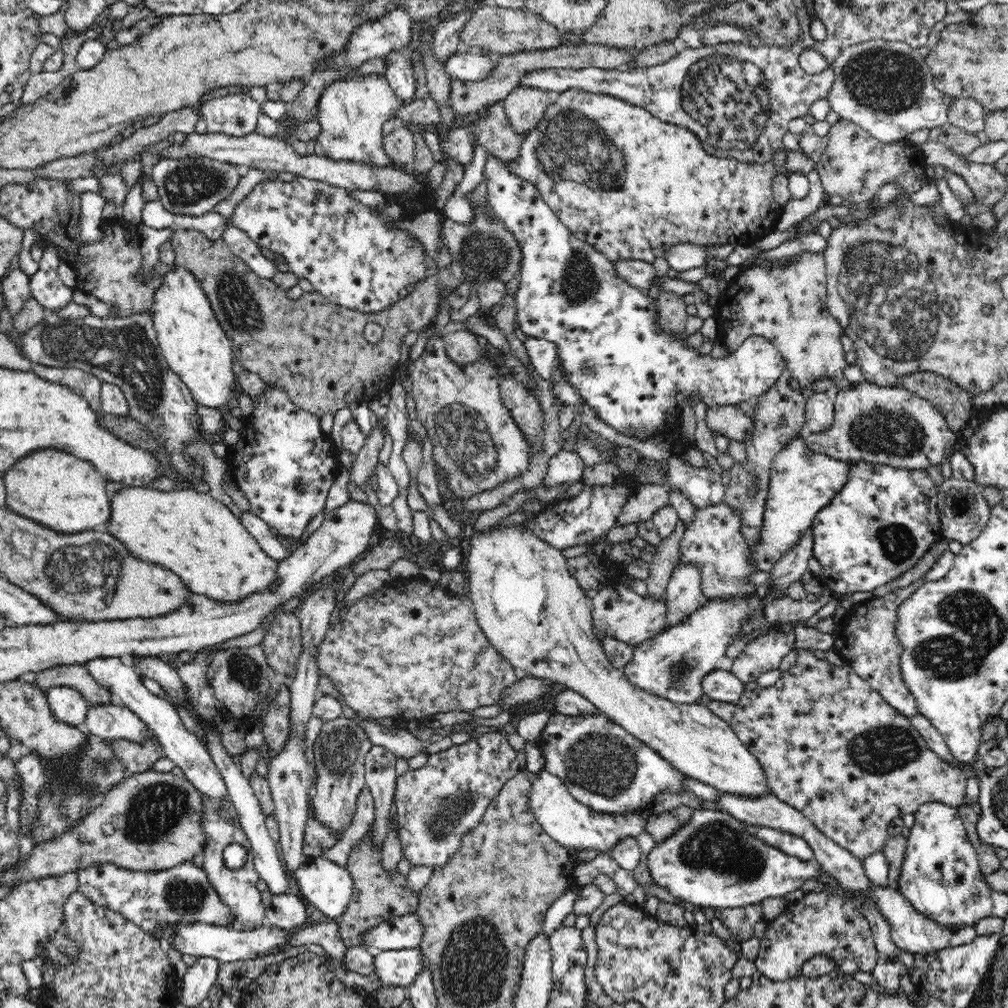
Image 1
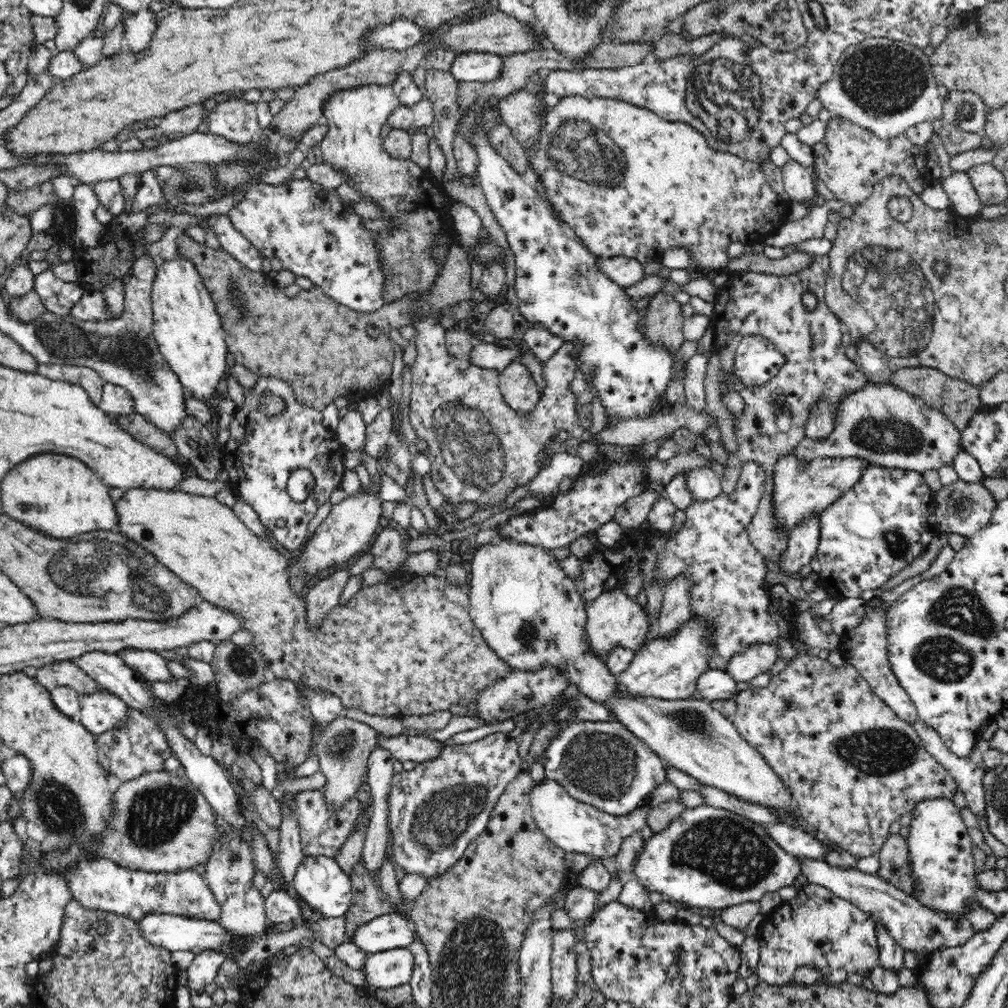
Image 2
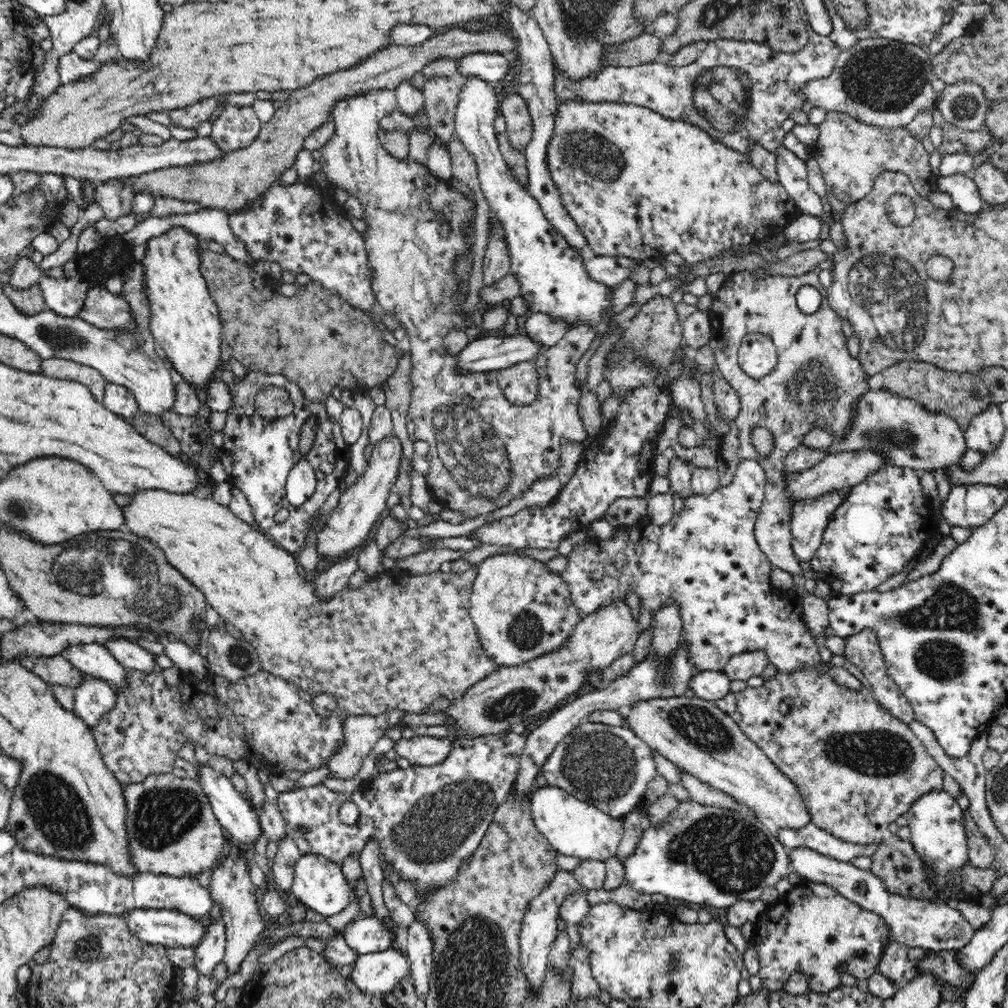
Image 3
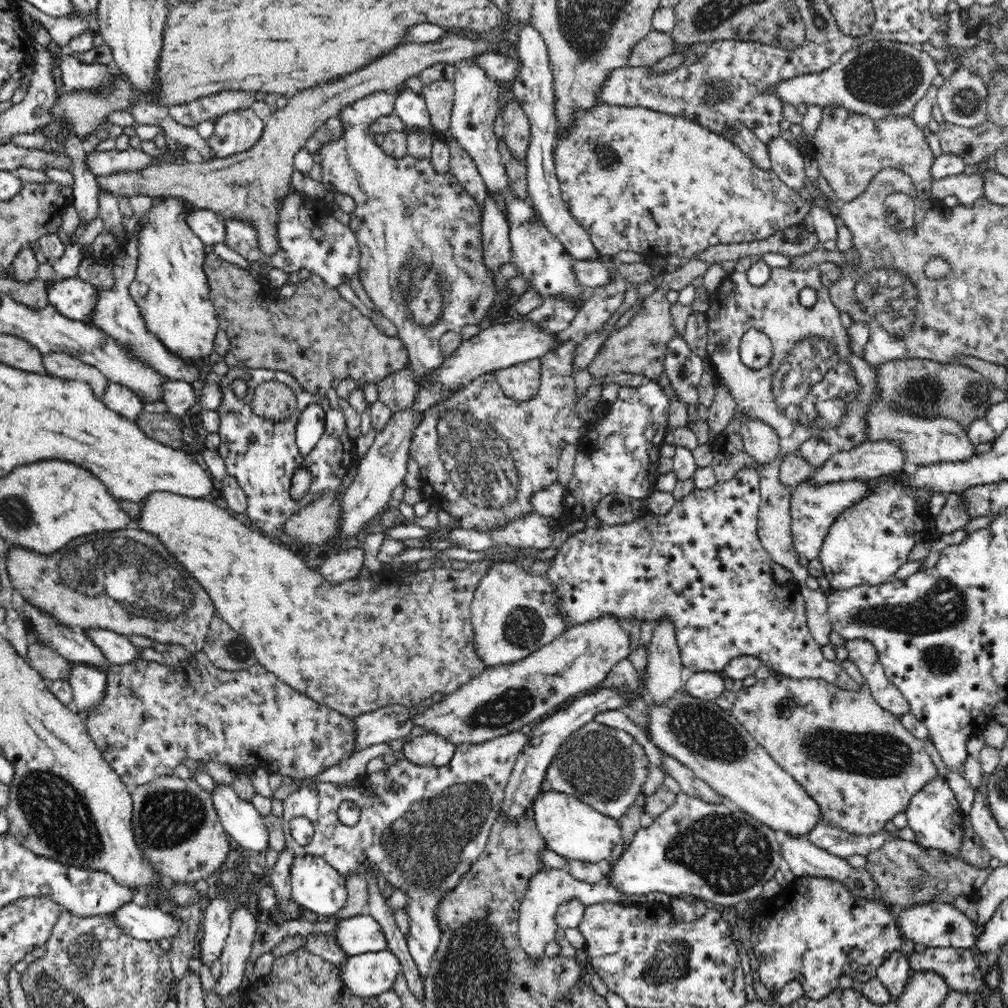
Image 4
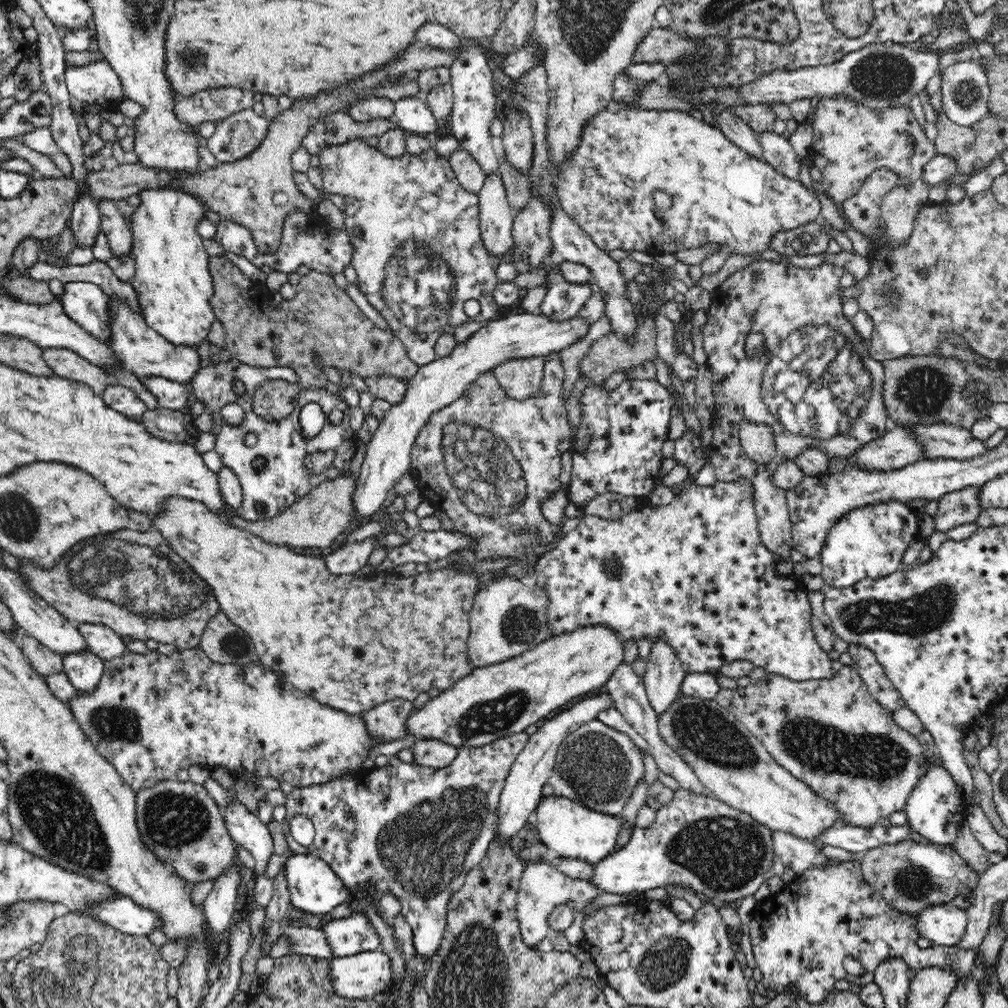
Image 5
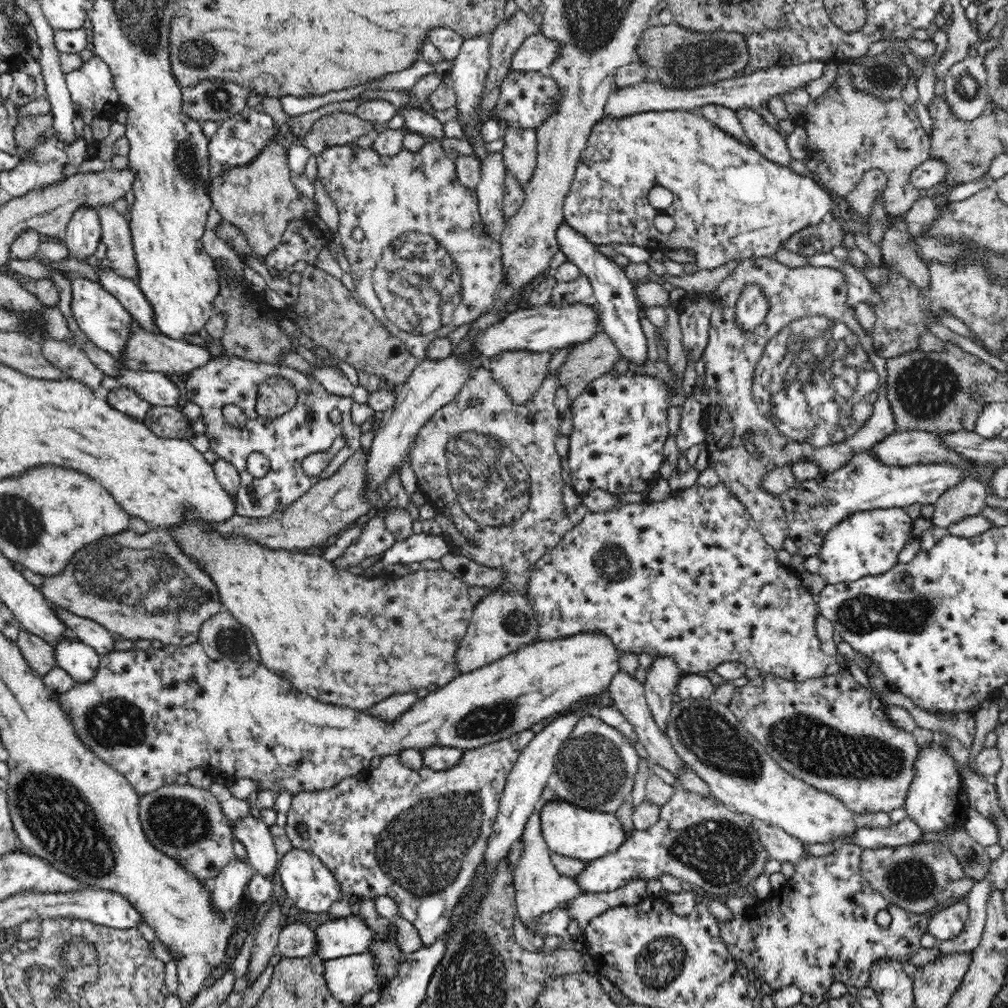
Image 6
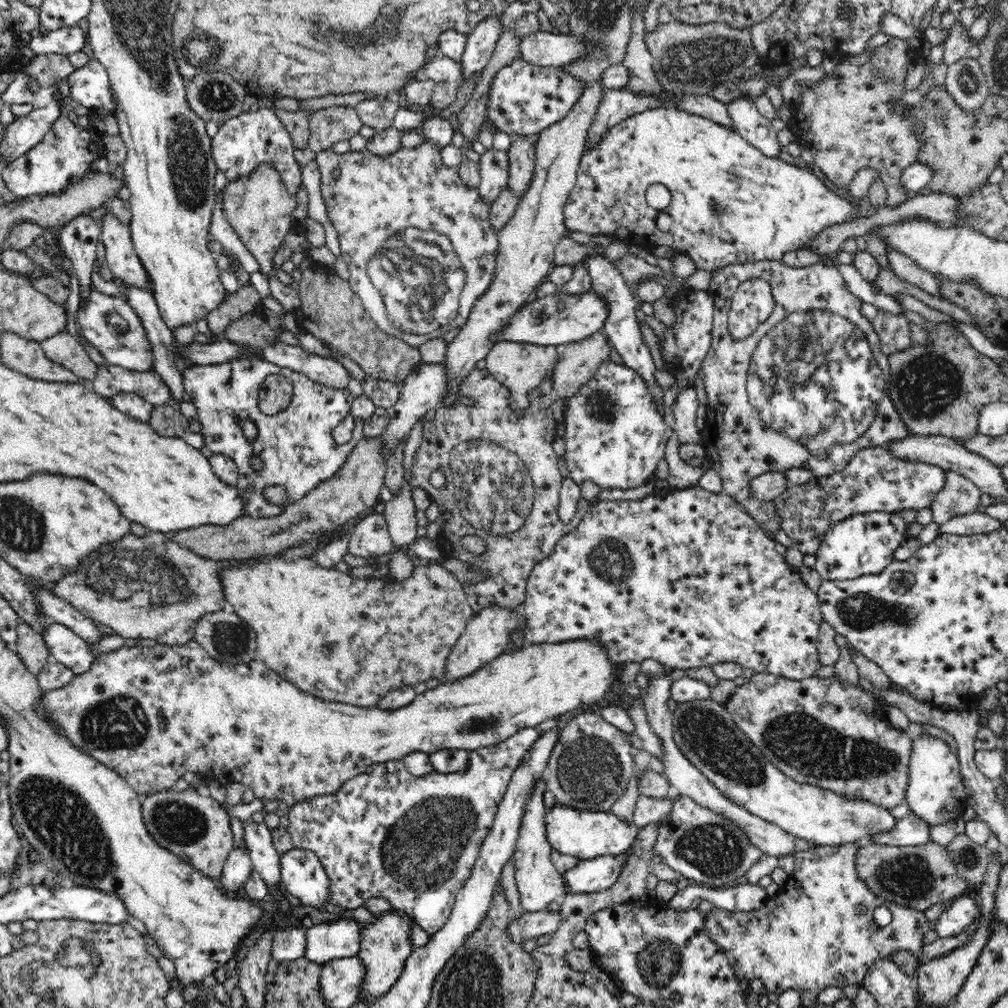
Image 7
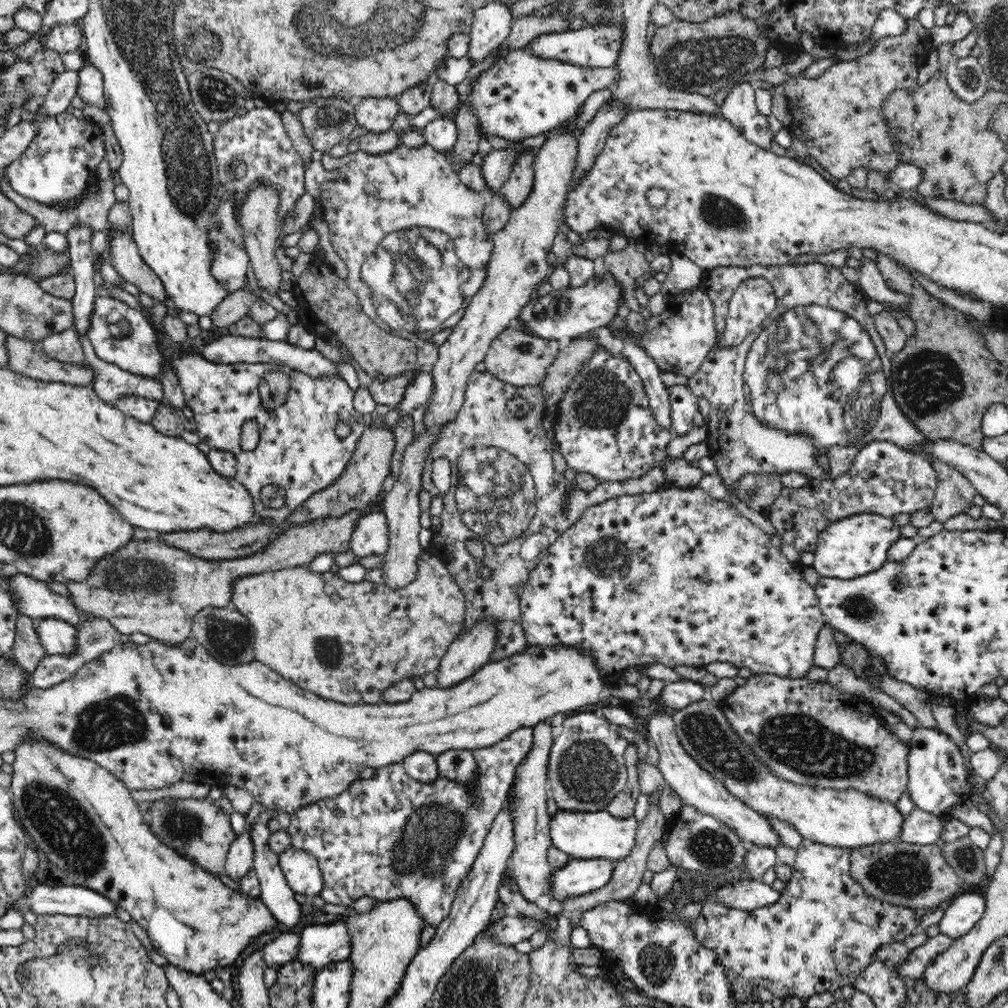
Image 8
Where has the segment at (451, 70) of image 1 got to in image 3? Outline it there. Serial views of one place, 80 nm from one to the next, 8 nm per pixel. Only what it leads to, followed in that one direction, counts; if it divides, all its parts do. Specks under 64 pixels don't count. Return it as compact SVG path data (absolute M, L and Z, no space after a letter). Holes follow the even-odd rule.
M475 53L457 60L456 71L462 76L482 79L489 83L503 80L510 70L508 60L502 54Z

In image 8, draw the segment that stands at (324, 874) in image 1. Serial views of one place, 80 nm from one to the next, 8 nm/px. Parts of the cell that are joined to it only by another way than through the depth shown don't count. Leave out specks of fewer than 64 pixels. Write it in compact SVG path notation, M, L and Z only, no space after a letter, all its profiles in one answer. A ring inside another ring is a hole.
M292 846L279 854L279 865L294 894L321 896L324 879L312 853Z

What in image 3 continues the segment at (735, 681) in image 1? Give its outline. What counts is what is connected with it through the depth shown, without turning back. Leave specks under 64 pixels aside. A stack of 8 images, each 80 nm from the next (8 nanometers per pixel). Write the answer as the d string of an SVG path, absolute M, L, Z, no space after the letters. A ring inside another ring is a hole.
M700 671L692 677L689 687L695 696L707 701L715 701L724 698L730 689L730 678L723 671Z

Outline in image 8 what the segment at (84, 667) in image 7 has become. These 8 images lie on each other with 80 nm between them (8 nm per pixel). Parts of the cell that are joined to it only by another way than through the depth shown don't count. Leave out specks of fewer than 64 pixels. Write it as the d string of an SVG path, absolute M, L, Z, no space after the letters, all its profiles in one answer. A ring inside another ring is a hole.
M46 618L35 629L48 655L75 655L77 630L70 623L62 619Z

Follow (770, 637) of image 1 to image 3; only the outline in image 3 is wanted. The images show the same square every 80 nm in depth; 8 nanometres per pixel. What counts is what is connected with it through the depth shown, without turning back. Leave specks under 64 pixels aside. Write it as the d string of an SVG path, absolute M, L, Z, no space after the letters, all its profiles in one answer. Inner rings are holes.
M752 650L730 658L722 671L730 680L747 681L752 676L761 676L768 664L769 658L764 650Z

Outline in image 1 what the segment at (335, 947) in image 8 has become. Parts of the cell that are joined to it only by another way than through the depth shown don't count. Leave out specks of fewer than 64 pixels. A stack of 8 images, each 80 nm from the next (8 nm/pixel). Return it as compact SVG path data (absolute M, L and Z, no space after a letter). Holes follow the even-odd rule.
M406 913L398 918L391 918L370 929L366 934L366 948L378 952L384 950L404 950L417 948L424 940L423 924L414 913Z

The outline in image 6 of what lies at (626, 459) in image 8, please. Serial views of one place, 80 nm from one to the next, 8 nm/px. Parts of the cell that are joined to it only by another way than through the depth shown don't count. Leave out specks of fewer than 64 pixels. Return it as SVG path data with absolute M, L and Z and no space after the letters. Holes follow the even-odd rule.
M628 370L618 378L612 371L594 379L571 406L574 428L569 435L568 463L570 463L571 486L576 493L586 496L592 490L604 490L614 494L646 493L661 480L660 468L665 456L663 448L668 436L668 415L670 389L657 377L638 375Z

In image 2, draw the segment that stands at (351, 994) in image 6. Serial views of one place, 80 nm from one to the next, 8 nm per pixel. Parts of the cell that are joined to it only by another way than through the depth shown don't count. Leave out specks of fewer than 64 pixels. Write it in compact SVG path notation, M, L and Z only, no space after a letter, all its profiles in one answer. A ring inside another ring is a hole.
M394 948L385 952L370 954L366 960L366 980L370 983L369 989L396 988L398 985L409 984L414 974L416 959L410 948Z

